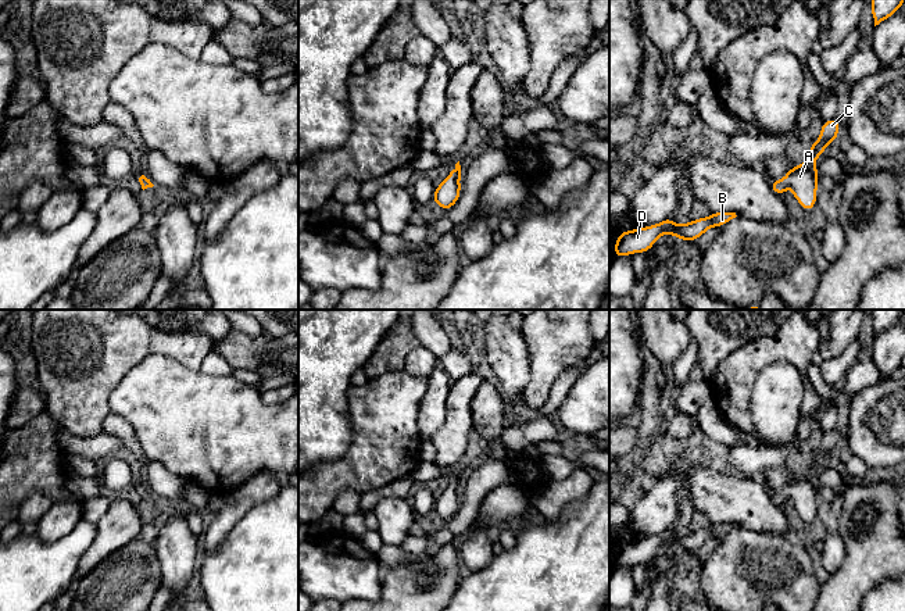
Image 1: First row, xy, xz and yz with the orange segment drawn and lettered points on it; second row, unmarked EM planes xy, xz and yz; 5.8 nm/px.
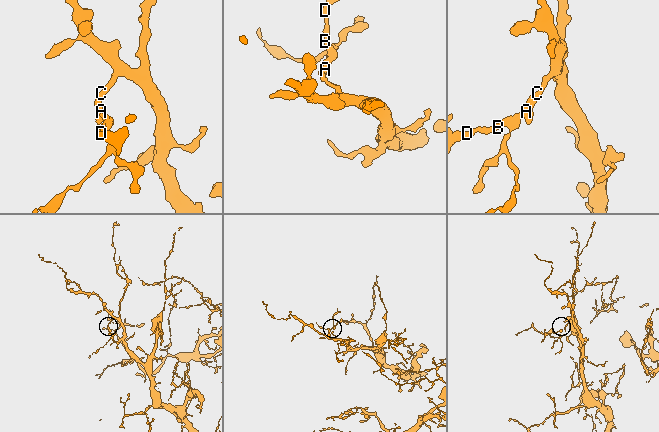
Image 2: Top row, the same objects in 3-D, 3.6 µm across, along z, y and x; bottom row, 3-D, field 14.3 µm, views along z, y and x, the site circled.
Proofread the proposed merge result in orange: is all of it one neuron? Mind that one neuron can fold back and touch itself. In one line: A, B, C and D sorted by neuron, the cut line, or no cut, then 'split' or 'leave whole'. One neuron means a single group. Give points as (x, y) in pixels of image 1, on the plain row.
A B C D; no cut; leave whole

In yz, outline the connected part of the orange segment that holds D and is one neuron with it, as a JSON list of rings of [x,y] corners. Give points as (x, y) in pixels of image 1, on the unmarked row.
[[[712,524],[711,528],[694,530],[683,536],[677,536],[666,528],[657,536],[620,543],[616,550],[614,564],[616,568],[625,568],[633,564],[645,564],[663,544],[669,544],[679,550],[693,553],[702,547],[704,543],[711,540],[712,537],[726,536],[736,528],[736,524]]]

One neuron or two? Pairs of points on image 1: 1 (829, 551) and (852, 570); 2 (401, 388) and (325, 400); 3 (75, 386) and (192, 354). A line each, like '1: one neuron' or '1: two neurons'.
1: two neurons
2: two neurons
3: one neuron

